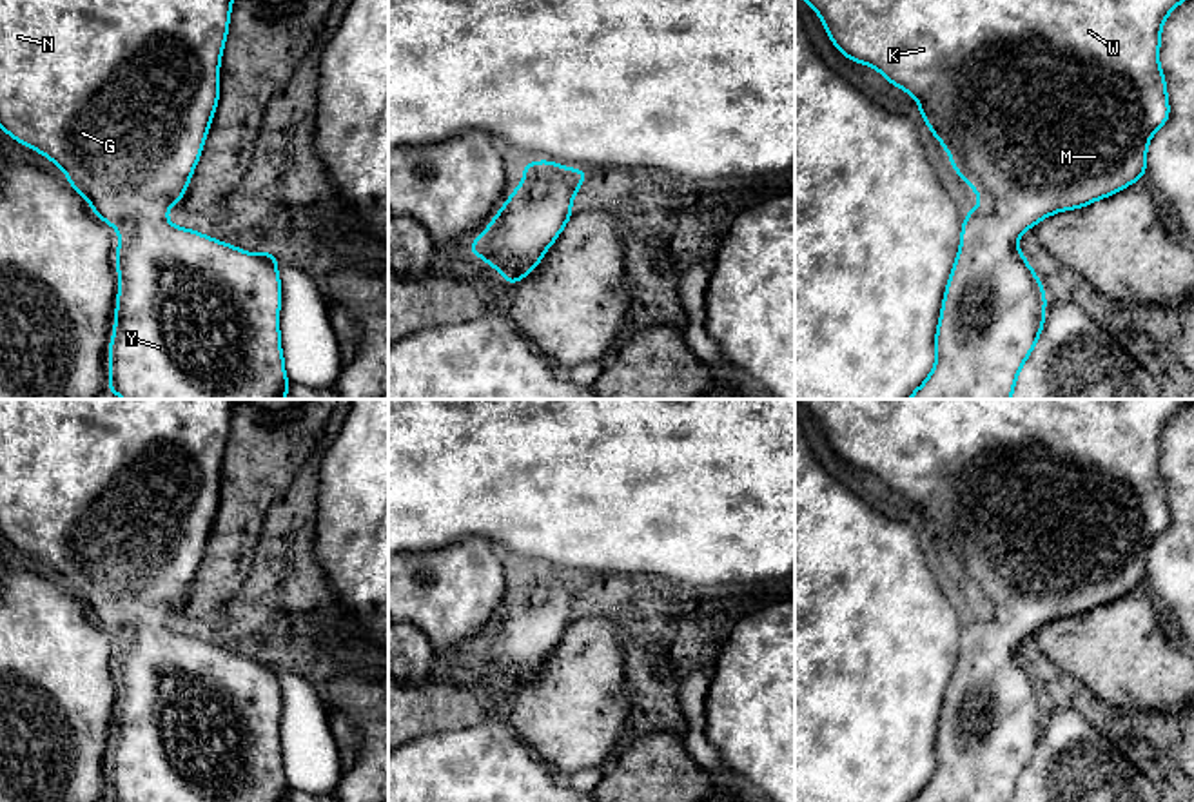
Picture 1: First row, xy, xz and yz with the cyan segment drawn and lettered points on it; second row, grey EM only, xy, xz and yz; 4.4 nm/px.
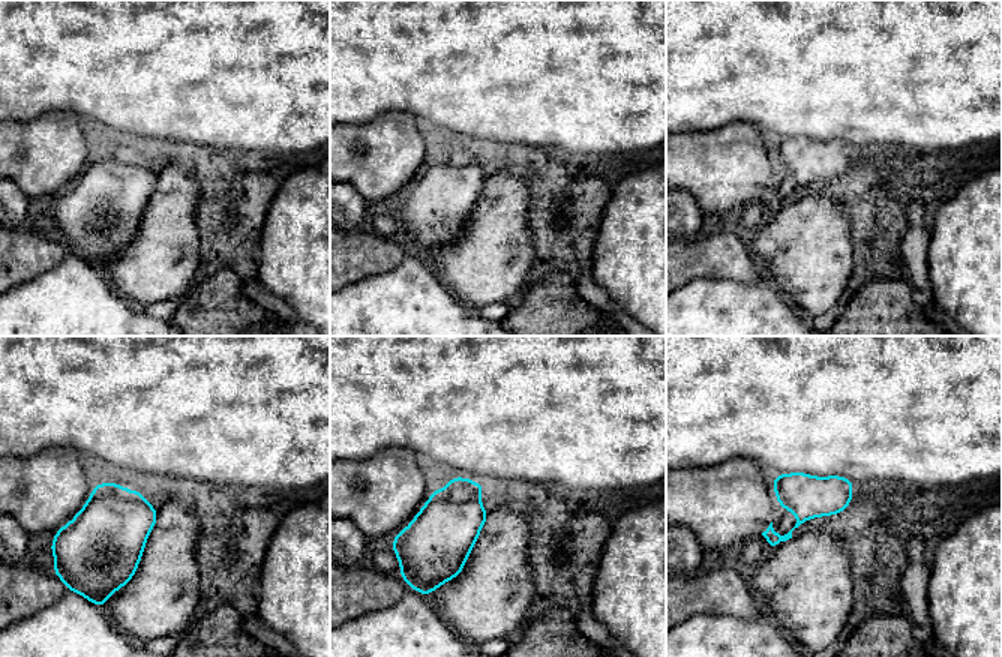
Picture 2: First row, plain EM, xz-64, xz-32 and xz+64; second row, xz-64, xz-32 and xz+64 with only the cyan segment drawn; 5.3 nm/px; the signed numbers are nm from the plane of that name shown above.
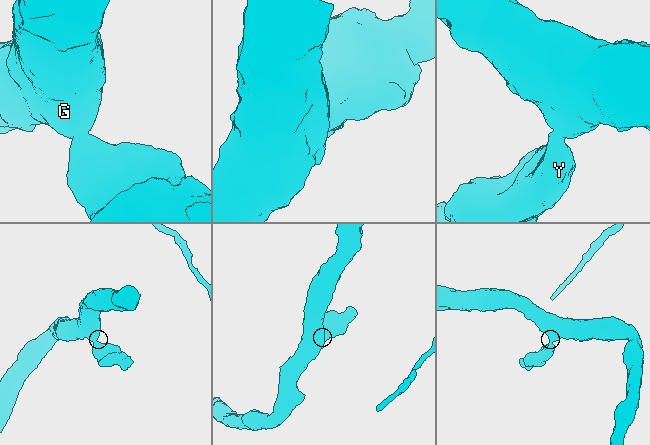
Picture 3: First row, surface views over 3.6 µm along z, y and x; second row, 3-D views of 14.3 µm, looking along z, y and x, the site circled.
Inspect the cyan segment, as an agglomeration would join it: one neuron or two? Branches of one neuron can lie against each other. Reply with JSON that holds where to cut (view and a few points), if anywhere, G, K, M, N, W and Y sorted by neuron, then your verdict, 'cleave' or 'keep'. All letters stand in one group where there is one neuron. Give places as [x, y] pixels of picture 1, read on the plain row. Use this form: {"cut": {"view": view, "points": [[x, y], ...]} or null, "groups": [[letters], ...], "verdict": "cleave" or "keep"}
{"cut": null, "groups": [["G", "K", "M", "N", "W", "Y"]], "verdict": "keep"}

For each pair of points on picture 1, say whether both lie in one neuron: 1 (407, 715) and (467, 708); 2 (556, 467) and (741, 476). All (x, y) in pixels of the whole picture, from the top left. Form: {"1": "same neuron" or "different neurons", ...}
{"1": "same neuron", "2": "same neuron"}

